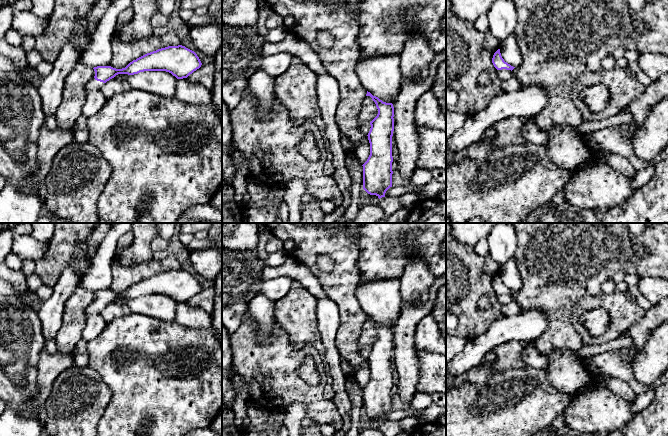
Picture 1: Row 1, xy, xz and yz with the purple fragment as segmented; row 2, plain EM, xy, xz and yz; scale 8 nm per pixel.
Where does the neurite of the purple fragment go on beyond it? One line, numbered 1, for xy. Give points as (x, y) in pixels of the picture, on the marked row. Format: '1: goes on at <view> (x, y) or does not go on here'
1: goes on at xy (93, 84)

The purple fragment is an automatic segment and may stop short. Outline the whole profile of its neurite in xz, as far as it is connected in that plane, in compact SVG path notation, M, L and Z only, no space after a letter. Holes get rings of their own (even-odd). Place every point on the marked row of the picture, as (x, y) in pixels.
M367 91L378 109L377 116L370 122L368 133L370 143L370 155L363 166L363 189L370 195L376 195L379 199L385 197L386 191L392 187L392 136L394 131L394 107L392 103L386 103Z

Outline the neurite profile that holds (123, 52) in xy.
M118 18L118 24L112 39L112 58L110 66L116 69L125 68L130 62L137 58L168 46L181 45L181 40L173 29L162 36L152 35L150 37L123 41L121 29L131 22L128 18Z

